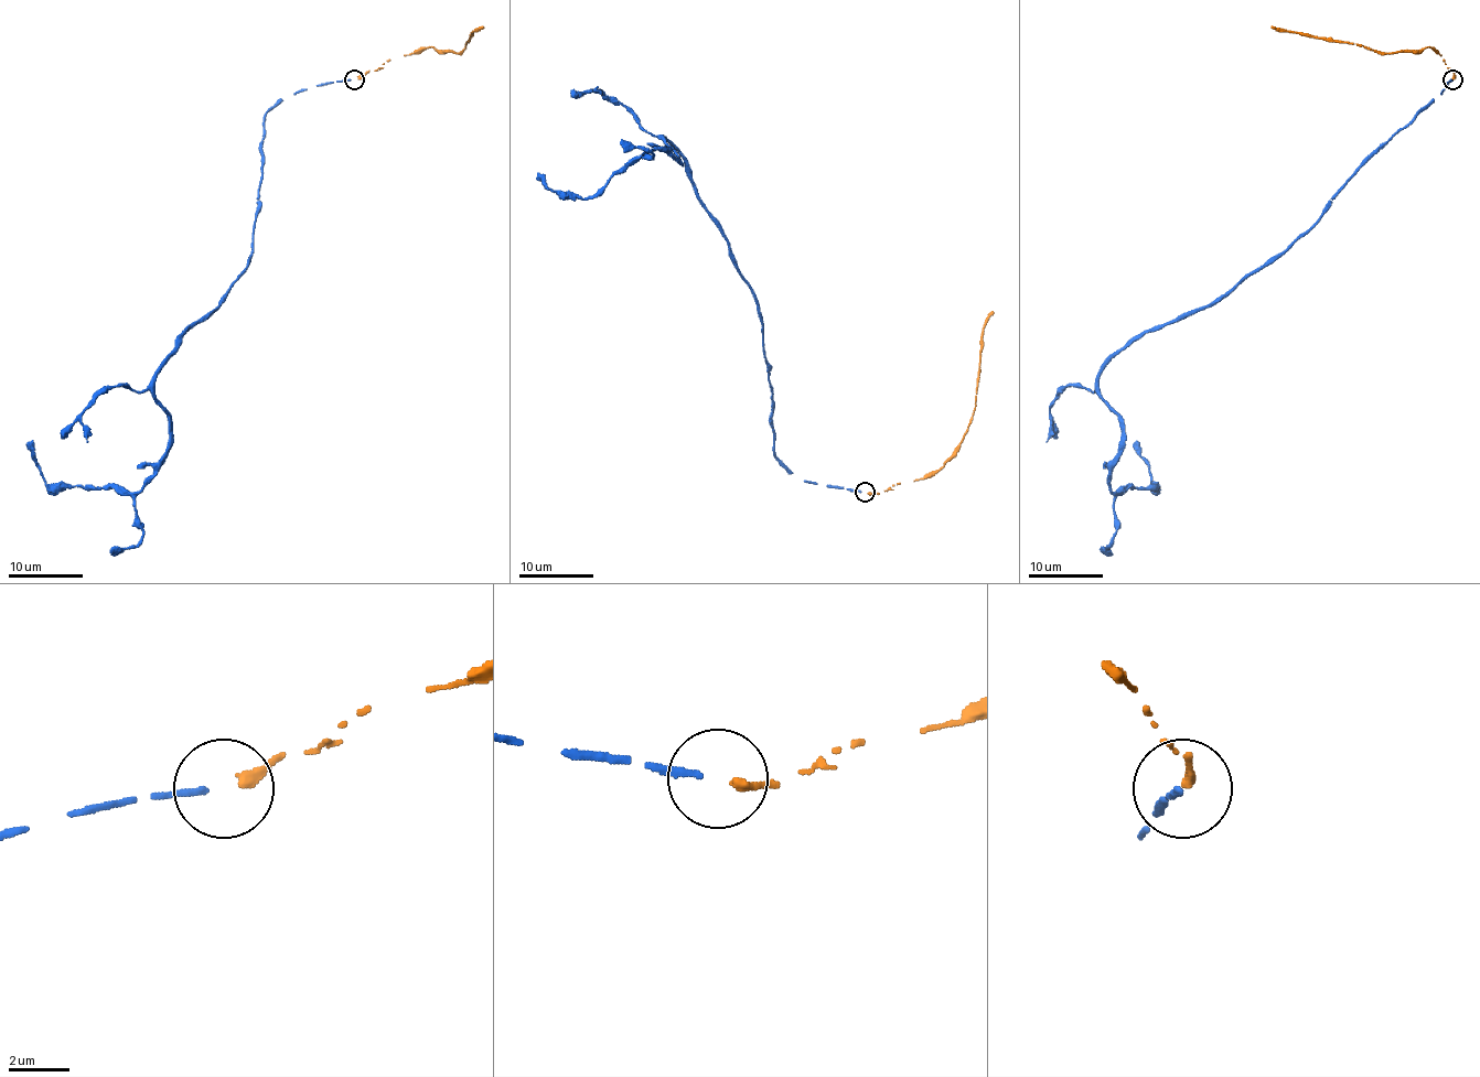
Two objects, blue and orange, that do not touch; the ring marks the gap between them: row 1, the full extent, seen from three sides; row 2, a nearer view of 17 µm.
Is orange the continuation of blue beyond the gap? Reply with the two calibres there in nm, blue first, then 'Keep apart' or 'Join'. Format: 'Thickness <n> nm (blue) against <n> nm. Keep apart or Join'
Thickness 240 nm (blue) against 340 nm. Join

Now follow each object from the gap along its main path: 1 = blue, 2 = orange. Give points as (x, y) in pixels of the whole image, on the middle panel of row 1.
1: (861, 492), (775, 456), (759, 302), (675, 148), (664, 139), (679, 161), (642, 153), (591, 196), (537, 174)
2: (867, 494), (880, 494), (900, 483), (930, 476), (952, 454), (971, 419), (980, 341), (986, 319), (993, 311)

